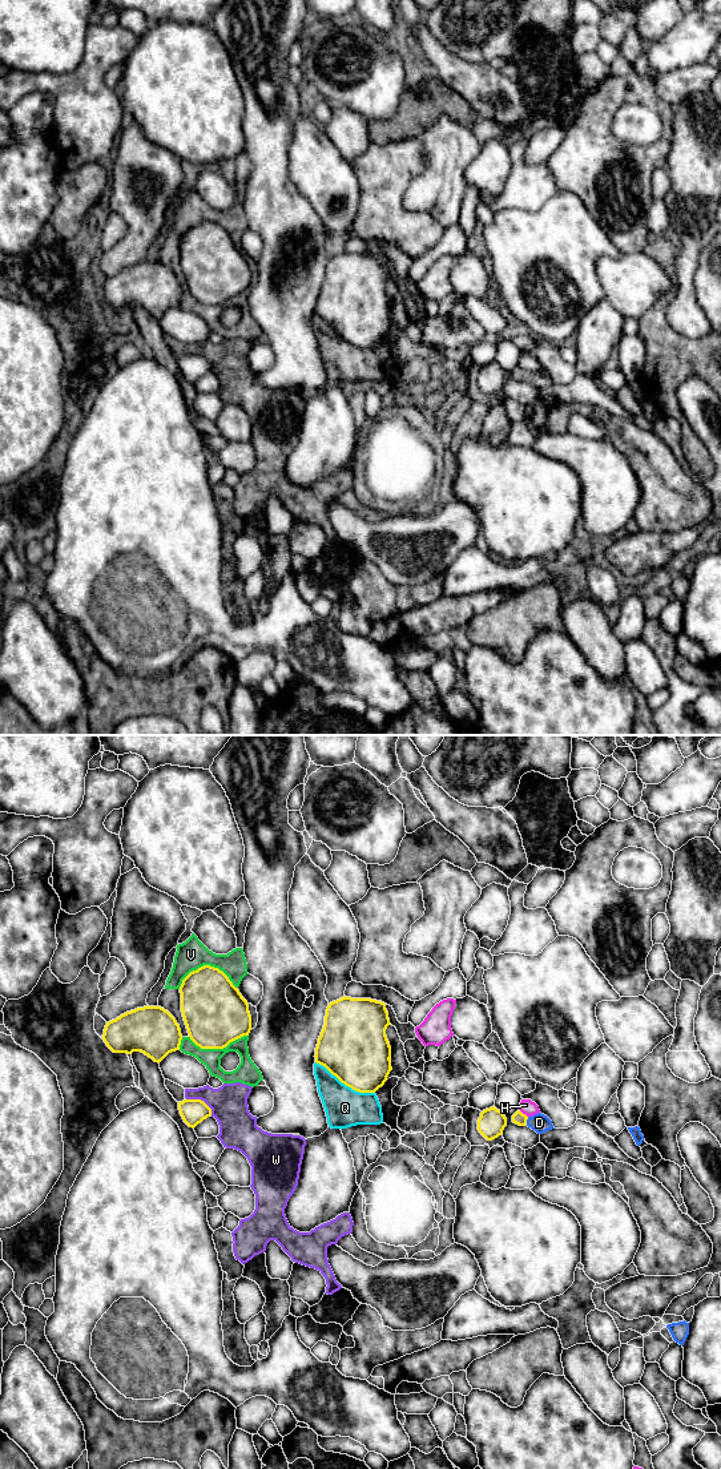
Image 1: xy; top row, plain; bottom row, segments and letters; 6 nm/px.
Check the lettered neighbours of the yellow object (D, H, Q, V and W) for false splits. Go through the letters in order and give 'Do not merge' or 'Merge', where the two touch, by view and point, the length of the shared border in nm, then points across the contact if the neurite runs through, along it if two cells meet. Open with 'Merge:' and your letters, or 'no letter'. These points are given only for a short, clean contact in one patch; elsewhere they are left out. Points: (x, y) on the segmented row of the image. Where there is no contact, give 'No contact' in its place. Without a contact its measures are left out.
Merge: D
D: Merge. Touches yellow at xy (526, 1121). Shared border 50 nm. Path across: xy (519, 1118), (526, 1121), (539, 1122)
H: Do not merge. Touches yellow at xy (522, 1113). Shared border 80 nm
Q: Do not merge. Touches yellow at xy (345, 1084). Shared border 400 nm
V: Do not merge. Touches yellow at xy (208, 965). Shared border 360 nm
W: Do not merge. Touches yellow at xy (200, 1100). Shared border 190 nm

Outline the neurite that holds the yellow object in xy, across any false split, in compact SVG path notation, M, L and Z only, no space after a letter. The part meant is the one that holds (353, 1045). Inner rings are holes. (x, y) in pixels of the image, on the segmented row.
M342 998L329 1004L315 1048L315 1062L359 1093L375 1093L391 1068L386 1004L371 998Z

